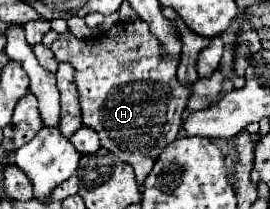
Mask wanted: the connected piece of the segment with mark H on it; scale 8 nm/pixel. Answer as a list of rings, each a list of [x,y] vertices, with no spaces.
[[[140,19],[132,23],[116,23],[110,31],[96,39],[78,39],[72,33],[64,33],[58,35],[50,49],[52,53],[56,53],[58,63],[64,61],[74,67],[74,81],[80,93],[84,125],[92,127],[98,133],[102,149],[118,155],[124,163],[132,165],[138,187],[142,191],[144,179],[152,171],[156,157],[160,157],[166,145],[176,141],[186,103],[190,99],[192,87],[182,85],[176,77],[178,61],[164,61],[164,57],[160,57],[160,43],[156,41],[156,37],[152,37],[148,25],[144,25],[144,21]]]

